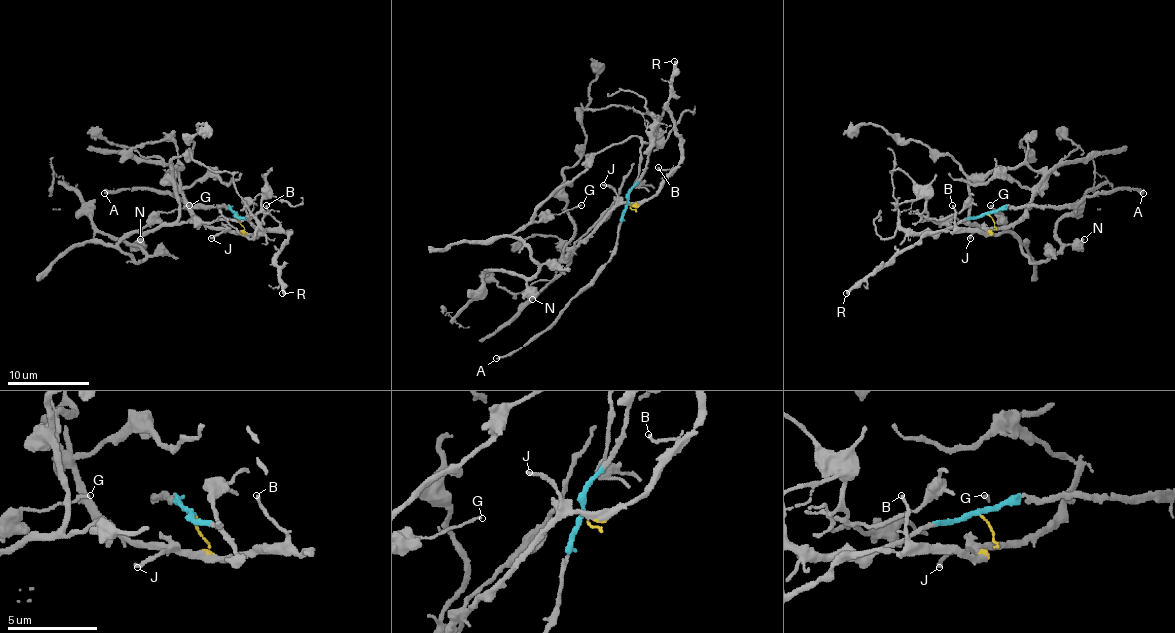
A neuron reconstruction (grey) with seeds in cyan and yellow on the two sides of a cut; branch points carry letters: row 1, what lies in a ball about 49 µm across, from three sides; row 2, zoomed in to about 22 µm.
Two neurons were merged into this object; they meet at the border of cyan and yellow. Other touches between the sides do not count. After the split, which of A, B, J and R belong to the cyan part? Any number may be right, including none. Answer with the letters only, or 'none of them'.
A

